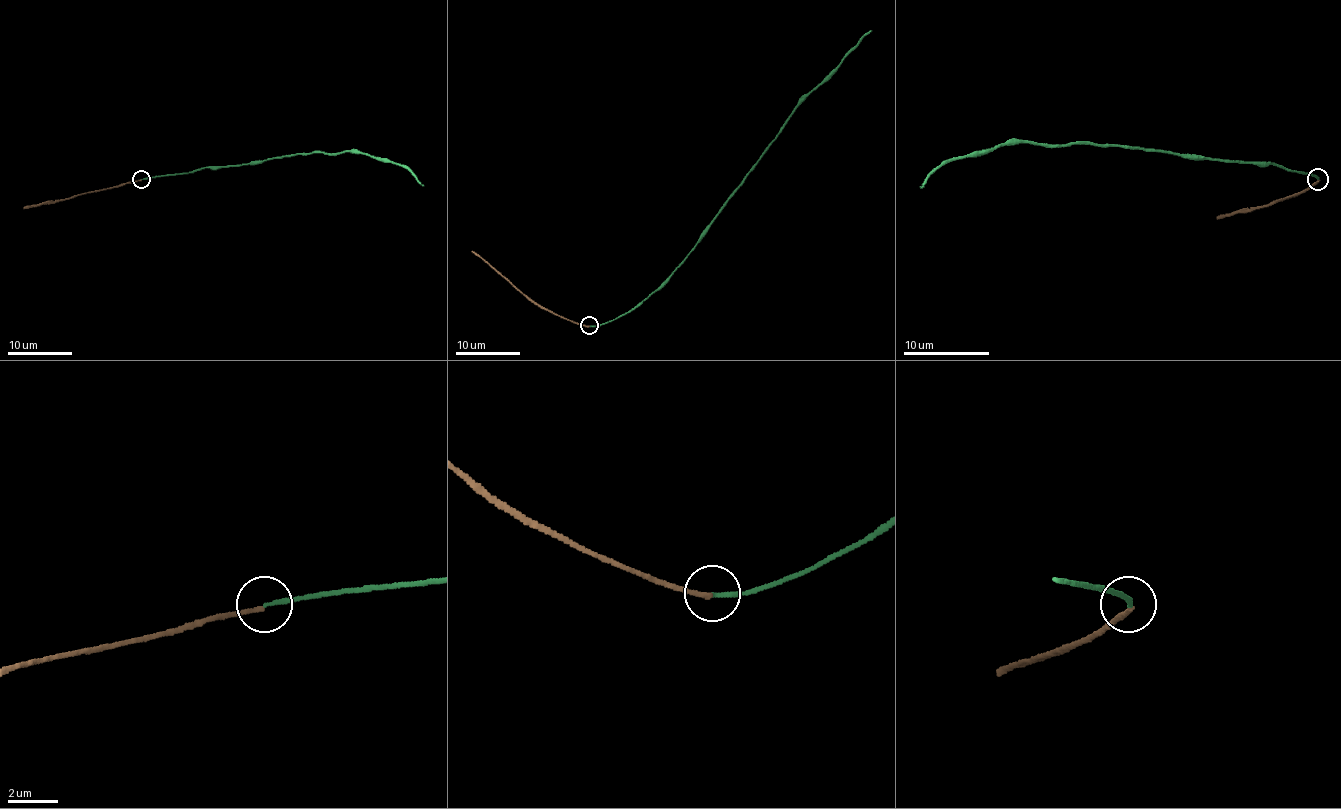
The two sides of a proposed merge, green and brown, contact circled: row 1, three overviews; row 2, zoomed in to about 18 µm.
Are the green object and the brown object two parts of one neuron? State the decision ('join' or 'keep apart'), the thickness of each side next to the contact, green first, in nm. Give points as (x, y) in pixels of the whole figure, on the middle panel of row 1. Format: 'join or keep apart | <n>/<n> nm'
keep apart | 170/180 nm

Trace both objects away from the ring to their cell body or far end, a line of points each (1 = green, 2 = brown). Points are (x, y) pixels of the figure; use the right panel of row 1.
1: (1317, 179), (1258, 163), (1189, 159), (1163, 150), (1005, 142), (947, 159), (919, 187)
2: (1317, 181), (1289, 198), (1217, 220)

